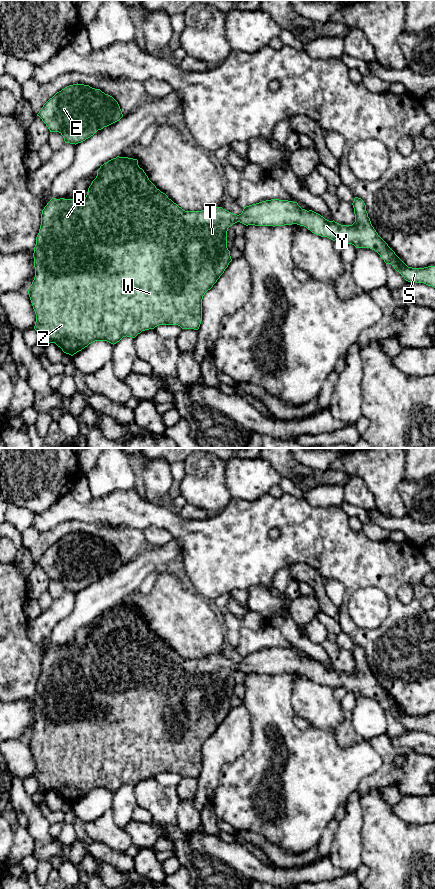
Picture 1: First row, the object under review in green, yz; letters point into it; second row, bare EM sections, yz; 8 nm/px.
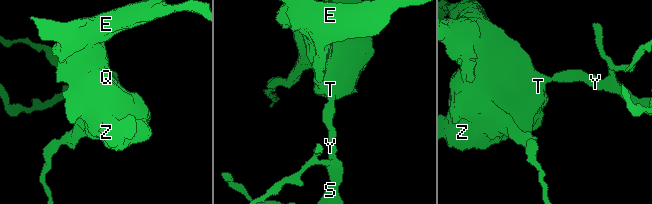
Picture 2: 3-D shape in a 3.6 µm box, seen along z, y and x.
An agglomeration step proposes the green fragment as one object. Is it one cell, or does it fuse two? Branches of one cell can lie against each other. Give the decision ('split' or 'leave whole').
leave whole

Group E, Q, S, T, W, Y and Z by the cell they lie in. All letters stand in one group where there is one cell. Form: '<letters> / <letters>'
E Q S T W Y Z

